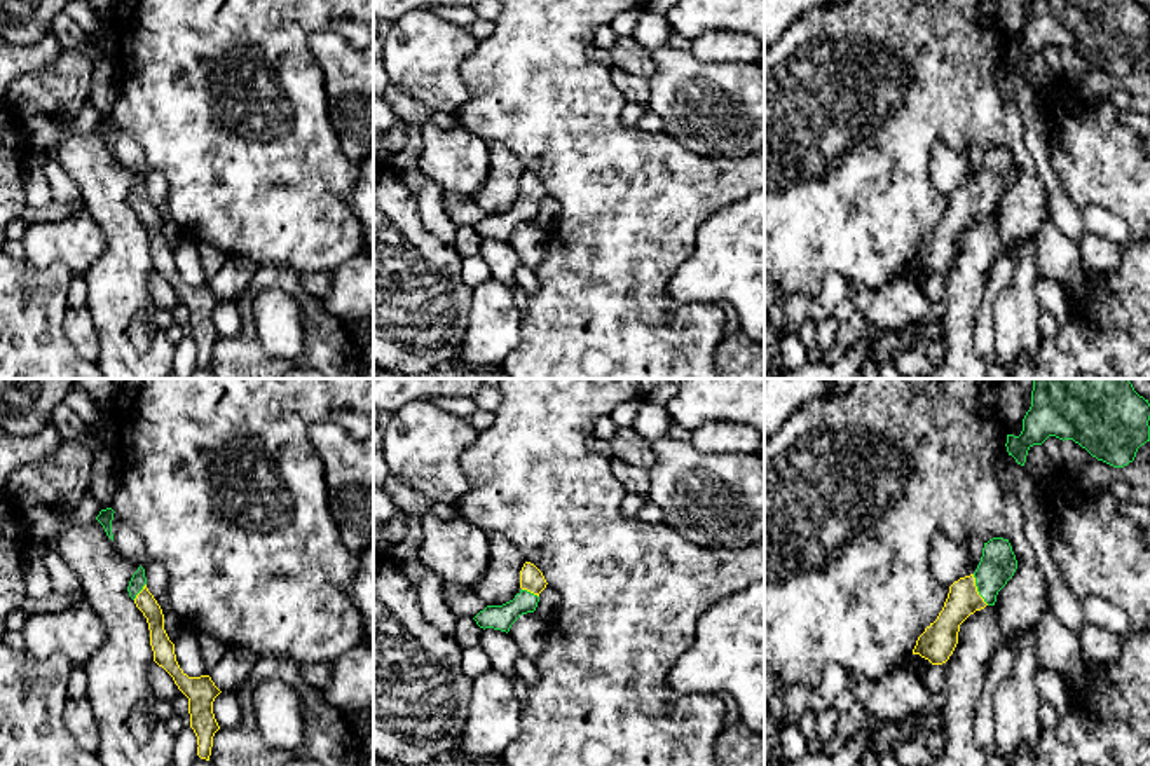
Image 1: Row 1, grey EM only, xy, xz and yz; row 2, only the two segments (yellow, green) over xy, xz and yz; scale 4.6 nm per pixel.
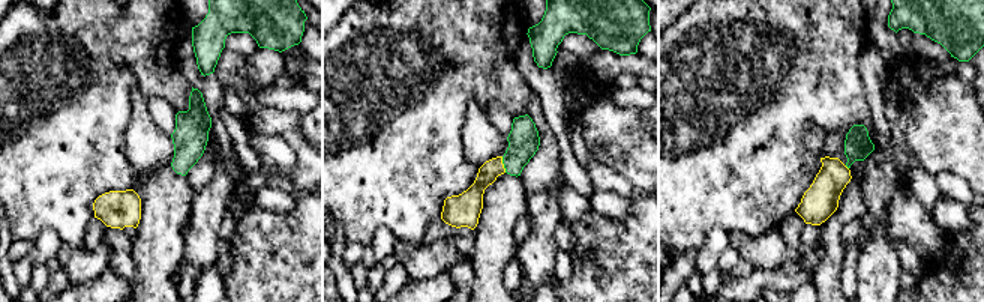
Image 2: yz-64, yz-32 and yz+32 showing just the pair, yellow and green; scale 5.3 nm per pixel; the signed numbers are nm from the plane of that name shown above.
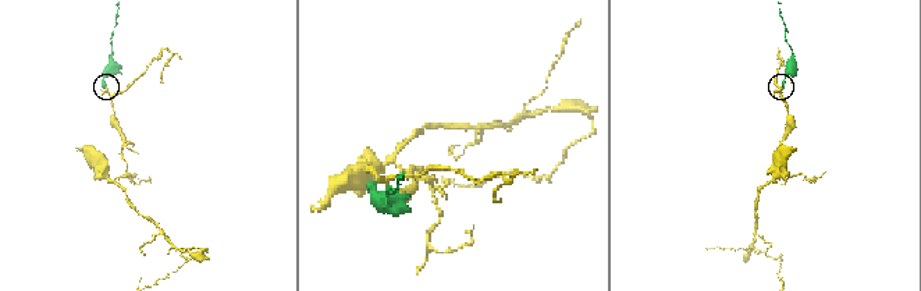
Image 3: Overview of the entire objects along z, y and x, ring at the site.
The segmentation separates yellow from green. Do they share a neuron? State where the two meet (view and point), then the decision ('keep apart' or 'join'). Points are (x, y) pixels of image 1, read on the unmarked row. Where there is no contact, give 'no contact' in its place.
contact yz (976, 199); join

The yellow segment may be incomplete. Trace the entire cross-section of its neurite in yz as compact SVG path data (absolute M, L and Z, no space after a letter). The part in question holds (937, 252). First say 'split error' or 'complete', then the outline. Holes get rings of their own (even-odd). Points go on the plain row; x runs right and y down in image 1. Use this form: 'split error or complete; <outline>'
split error; M993 147L984 152L975 181L949 195L942 220L918 246L913 263L932 274L946 272L958 253L960 234L975 220L995 215L998 201L1016 178L1017 169L1009 148Z

